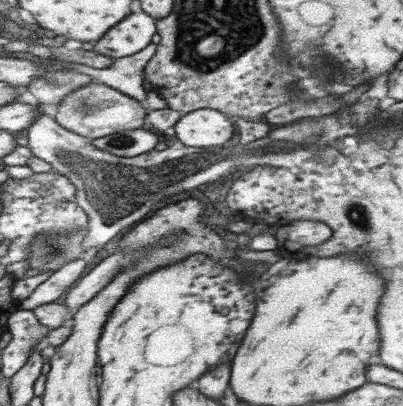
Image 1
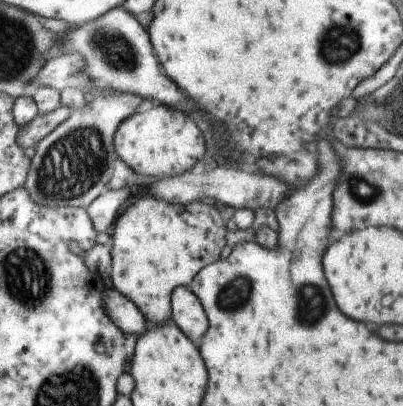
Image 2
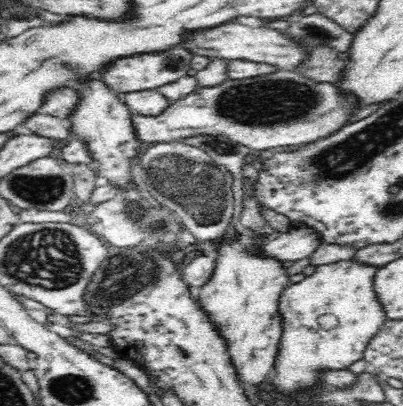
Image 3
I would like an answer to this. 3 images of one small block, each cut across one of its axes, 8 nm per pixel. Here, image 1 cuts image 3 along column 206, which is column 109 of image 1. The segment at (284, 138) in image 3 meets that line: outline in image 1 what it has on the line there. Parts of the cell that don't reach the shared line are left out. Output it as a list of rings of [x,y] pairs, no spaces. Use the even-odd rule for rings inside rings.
[[[91,82],[83,88],[77,88],[77,90],[69,92],[67,96],[63,96],[63,100],[57,104],[57,110],[53,116],[53,120],[61,128],[79,134],[85,140],[111,136],[111,134],[121,132],[121,130],[141,128],[145,124],[145,118],[147,118],[147,110],[143,108],[143,104],[139,104],[139,100],[125,96],[125,94],[105,86],[105,84],[95,84],[95,82]]]

